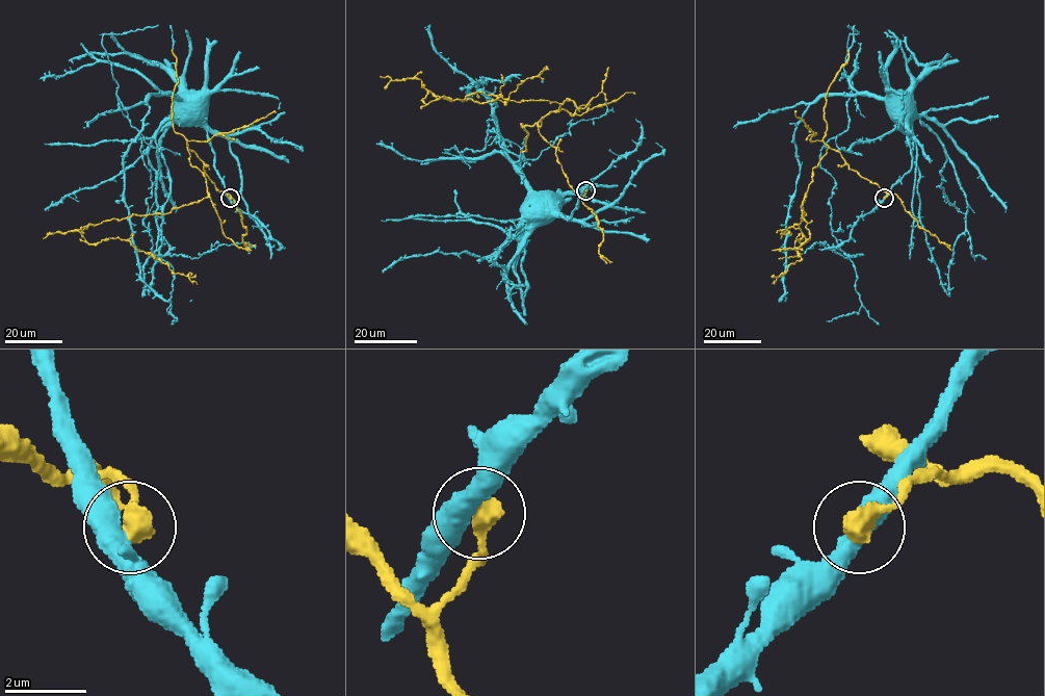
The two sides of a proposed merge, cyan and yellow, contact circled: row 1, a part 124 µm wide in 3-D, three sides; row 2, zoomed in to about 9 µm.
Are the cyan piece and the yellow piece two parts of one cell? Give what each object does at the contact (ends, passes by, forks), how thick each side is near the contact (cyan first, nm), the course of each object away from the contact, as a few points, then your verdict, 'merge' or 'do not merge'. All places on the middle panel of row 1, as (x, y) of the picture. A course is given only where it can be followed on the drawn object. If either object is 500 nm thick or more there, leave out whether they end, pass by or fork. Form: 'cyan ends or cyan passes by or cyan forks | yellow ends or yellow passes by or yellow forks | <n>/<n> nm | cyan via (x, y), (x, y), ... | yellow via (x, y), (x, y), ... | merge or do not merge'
500/550 nm | cyan via (585, 189), (568, 220), (560, 215), (556, 200) | yellow via (585, 189), (539, 131), (559, 103), (423, 101), (507, 99), (549, 70) | merge

